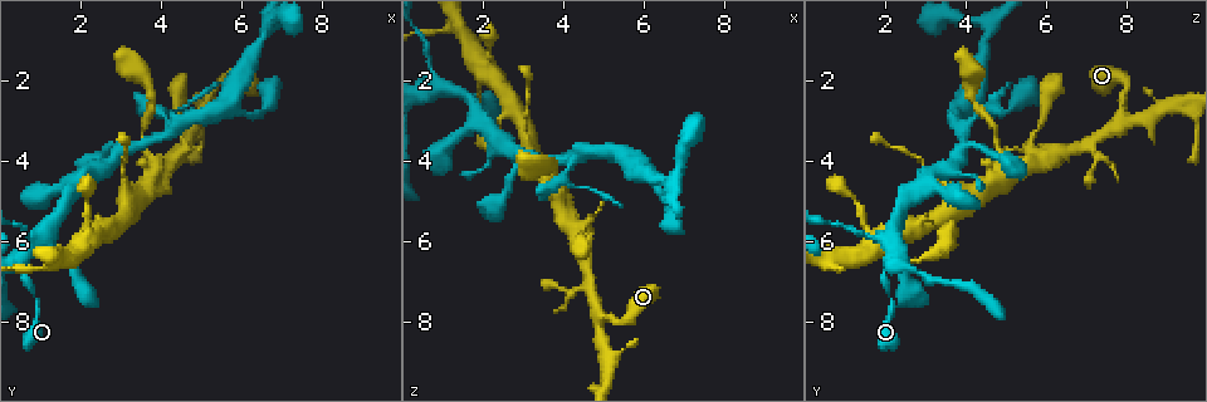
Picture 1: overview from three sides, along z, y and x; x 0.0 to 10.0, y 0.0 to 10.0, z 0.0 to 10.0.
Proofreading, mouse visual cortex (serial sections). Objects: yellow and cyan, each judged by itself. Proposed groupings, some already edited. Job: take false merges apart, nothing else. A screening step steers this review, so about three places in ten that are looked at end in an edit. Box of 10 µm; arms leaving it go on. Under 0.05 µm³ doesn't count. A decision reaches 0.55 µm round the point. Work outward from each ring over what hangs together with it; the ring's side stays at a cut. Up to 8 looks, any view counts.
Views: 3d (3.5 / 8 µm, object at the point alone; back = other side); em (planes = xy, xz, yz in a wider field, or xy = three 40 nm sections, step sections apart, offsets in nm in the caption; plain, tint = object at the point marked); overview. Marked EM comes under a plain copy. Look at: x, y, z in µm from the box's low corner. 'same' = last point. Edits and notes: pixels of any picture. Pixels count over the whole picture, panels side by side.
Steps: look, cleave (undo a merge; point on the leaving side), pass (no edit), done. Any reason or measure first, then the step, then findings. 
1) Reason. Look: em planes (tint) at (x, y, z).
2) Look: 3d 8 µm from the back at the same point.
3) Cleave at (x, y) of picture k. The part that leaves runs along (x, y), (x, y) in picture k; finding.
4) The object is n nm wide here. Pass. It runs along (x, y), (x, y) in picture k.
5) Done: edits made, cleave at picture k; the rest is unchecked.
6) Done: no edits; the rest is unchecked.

Thick turns thin. Look: 3d 3.5 µm at (0.85, 6.15, 2.20).

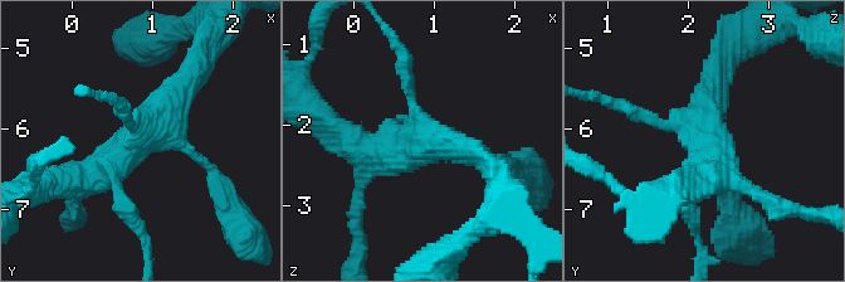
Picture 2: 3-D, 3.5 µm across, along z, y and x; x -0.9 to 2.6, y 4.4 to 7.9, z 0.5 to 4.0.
Need the tissue. Look: em xy step 5 (tint) at (0.80, 6.10, 2.25).

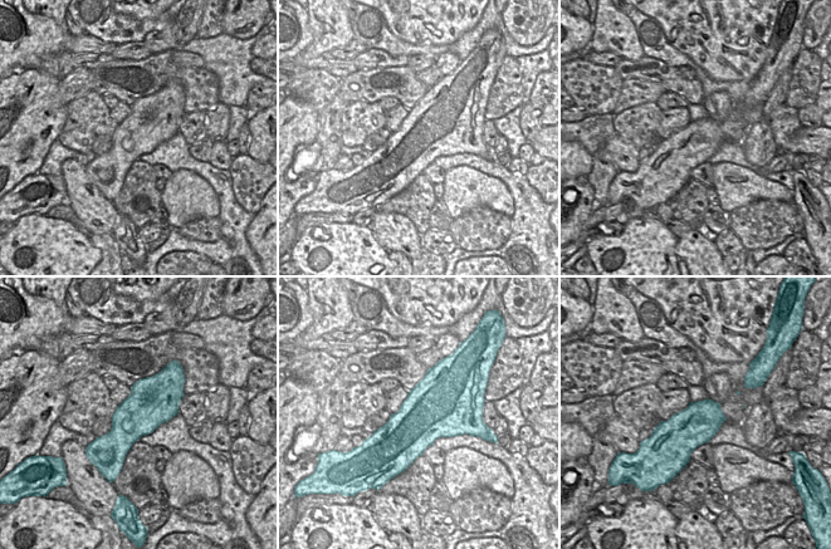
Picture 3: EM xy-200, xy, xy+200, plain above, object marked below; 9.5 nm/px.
Pass. It runs along (128, 212), (116, 161), (194, 72) in picture 2; continuous, no second cell.

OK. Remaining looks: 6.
Three arms meet. Look: 3d 3.5 µm at (4.20, 3.30, 3.90).

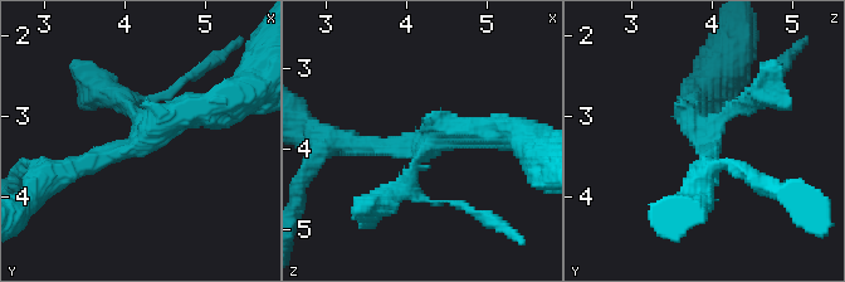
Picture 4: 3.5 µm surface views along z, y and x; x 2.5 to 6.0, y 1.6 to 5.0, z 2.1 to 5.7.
3 arms meet here; the arms are 200, 250, 350 nm wide; need the tissue. Look: em xy step 3 (tint) at (4.25, 3.25, 3.95).

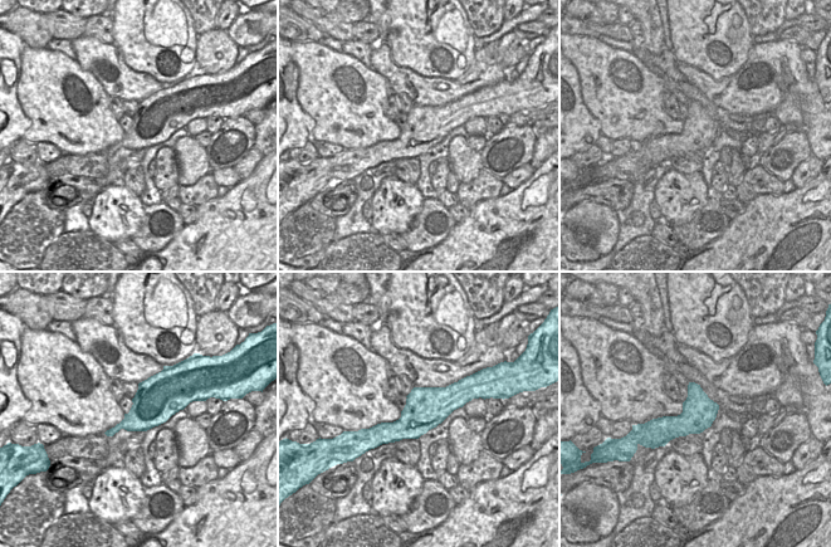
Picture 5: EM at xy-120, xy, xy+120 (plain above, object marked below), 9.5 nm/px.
Cleave at (166, 96) of picture 4. The part that leaves runs along (132, 116), (121, 97), (71, 66) in picture 4; two cells meet here.

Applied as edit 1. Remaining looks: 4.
Look: overview.

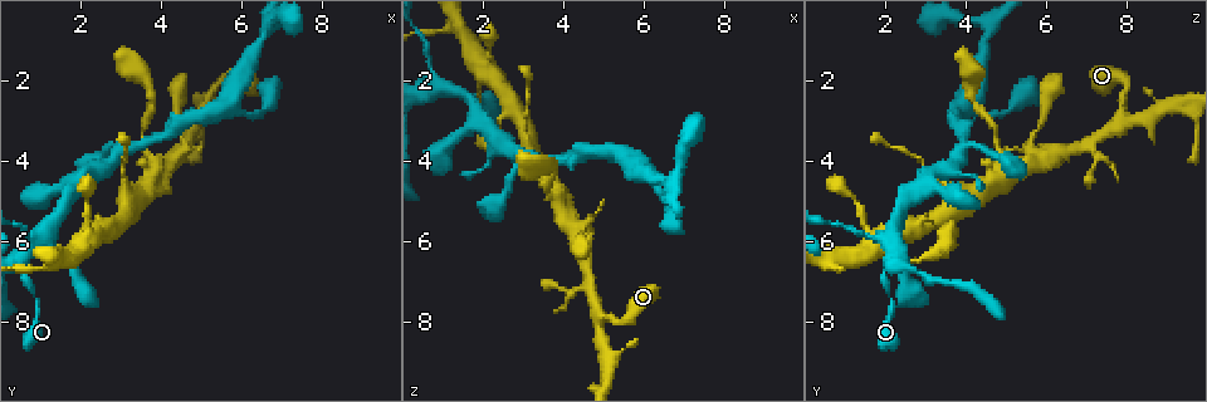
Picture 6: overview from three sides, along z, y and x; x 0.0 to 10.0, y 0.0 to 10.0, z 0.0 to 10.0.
Three-way junction. Look: 3d 3.5 µm at (4.95, 2.85, 7.90).

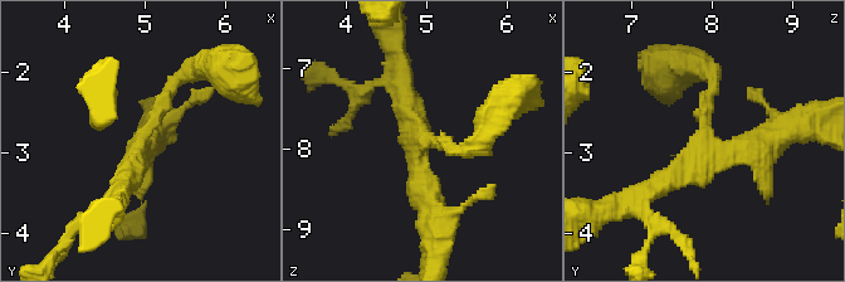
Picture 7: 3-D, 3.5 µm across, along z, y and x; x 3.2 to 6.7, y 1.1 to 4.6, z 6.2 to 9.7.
Look: em xy step 2 (tint) at (4.90, 2.85, 7.90).

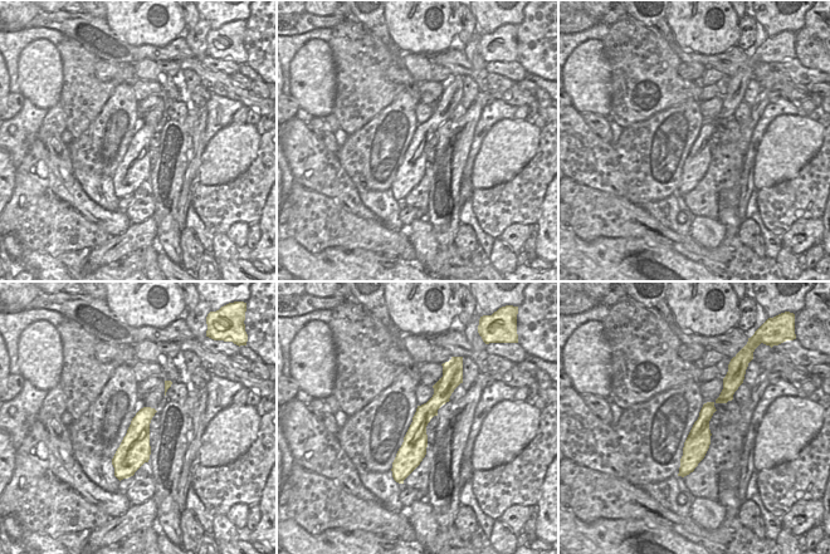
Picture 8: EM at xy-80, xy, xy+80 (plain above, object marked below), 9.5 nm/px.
The arms are 200, 300, 350 nm wide. Pass. All the same cell.

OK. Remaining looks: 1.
Done: edits made, cleave at picture 4; the rest is unchecked.

